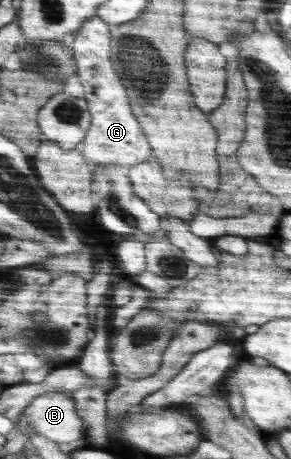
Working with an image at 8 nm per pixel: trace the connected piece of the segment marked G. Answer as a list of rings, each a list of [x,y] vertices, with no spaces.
[[[91,18],[91,22],[85,22],[78,33],[65,40],[73,50],[74,58],[78,63],[77,75],[83,85],[83,96],[88,102],[90,114],[93,116],[90,130],[86,133],[86,138],[81,142],[80,147],[83,149],[86,161],[96,171],[100,171],[101,164],[107,166],[111,164],[110,170],[104,171],[119,170],[113,168],[117,164],[123,166],[121,170],[125,170],[125,166],[137,165],[137,162],[143,162],[145,158],[151,156],[151,148],[145,140],[145,134],[129,106],[127,89],[117,76],[117,69],[111,56],[109,34],[109,26],[101,18]]]

